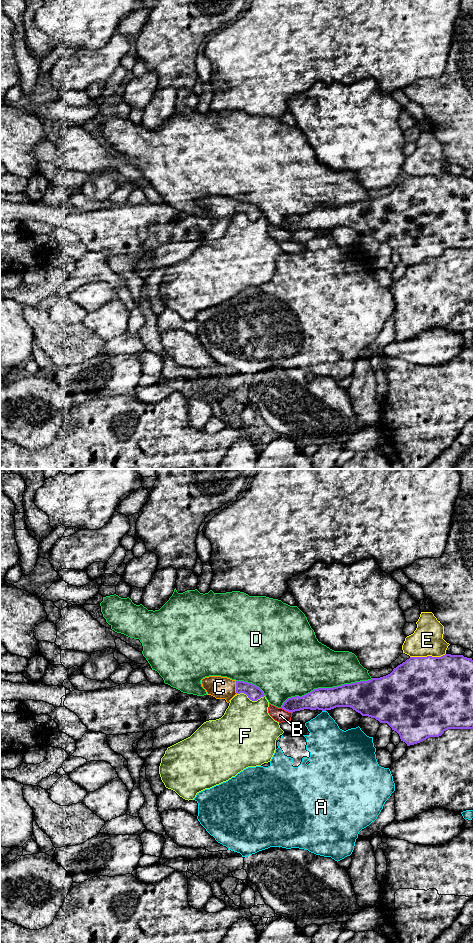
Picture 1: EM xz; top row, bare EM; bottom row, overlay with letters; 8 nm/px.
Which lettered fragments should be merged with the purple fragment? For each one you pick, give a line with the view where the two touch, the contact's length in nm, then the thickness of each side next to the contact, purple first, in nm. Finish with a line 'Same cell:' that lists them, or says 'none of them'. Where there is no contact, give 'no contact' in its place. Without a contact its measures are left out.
C: meets purple in xz; contact 110 nm long; 120 nm thick on the purple side, 180 nm on the other
Same cell: C

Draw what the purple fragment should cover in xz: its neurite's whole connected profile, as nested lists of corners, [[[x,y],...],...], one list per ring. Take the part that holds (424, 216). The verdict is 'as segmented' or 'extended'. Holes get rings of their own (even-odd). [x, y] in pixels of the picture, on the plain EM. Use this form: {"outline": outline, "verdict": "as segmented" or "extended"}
{"outline": [[[451,174],[441,177],[410,177],[386,196],[333,208],[314,209],[302,217],[288,218],[281,228],[293,233],[304,229],[326,231],[336,227],[350,227],[362,236],[387,243],[407,266],[429,257],[439,257],[448,249],[473,249],[473,180],[463,175]]], "verdict": "as segmented"}

